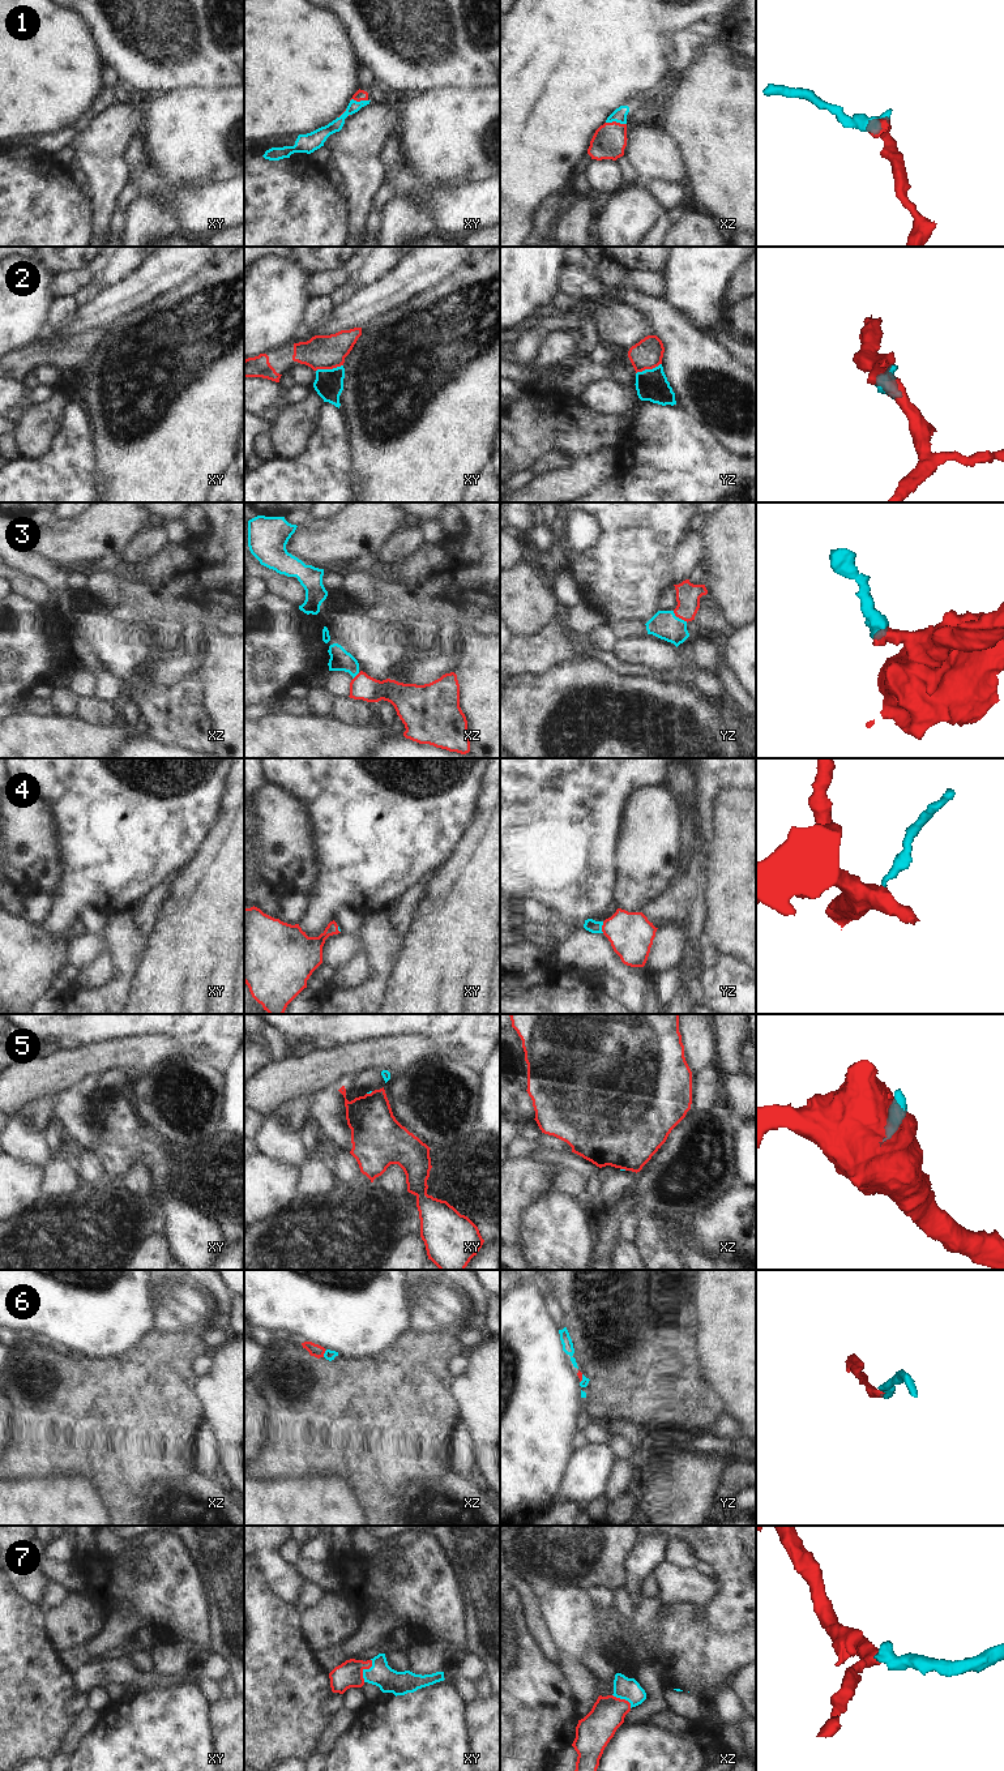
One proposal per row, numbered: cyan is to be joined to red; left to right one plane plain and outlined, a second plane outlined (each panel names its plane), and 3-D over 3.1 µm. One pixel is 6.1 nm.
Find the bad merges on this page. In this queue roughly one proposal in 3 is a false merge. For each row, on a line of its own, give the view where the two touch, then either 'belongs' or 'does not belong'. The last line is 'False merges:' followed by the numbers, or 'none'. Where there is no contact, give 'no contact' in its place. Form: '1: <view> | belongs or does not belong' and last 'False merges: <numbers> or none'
1: xz | belongs
2: xy | does not belong
3: yz | belongs
4: yz | belongs
5: xy | does not belong
6: xz | belongs
7: xy | belongs
False merges: 2, 5

